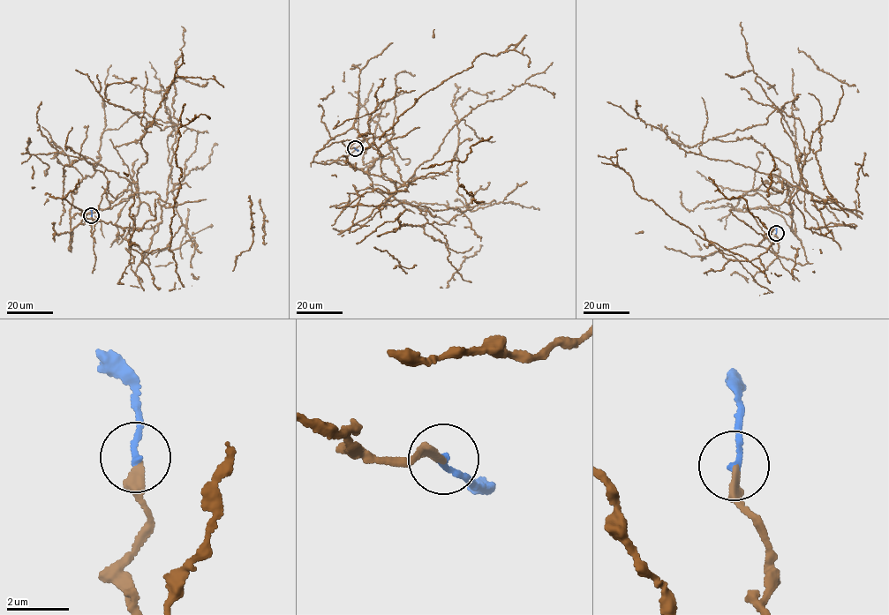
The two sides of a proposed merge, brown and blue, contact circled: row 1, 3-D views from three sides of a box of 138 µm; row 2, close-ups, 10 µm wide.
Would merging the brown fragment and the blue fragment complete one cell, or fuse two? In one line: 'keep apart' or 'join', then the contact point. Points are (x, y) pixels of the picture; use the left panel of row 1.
join; at (91, 215)

